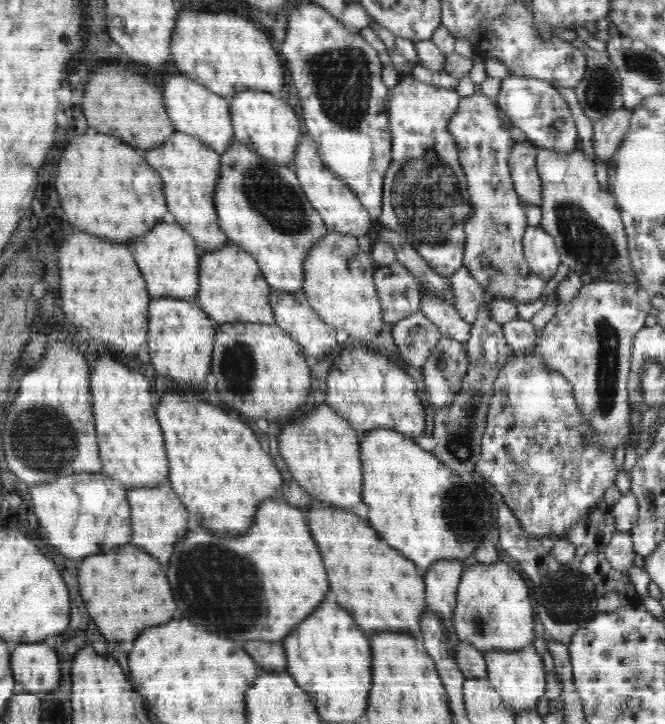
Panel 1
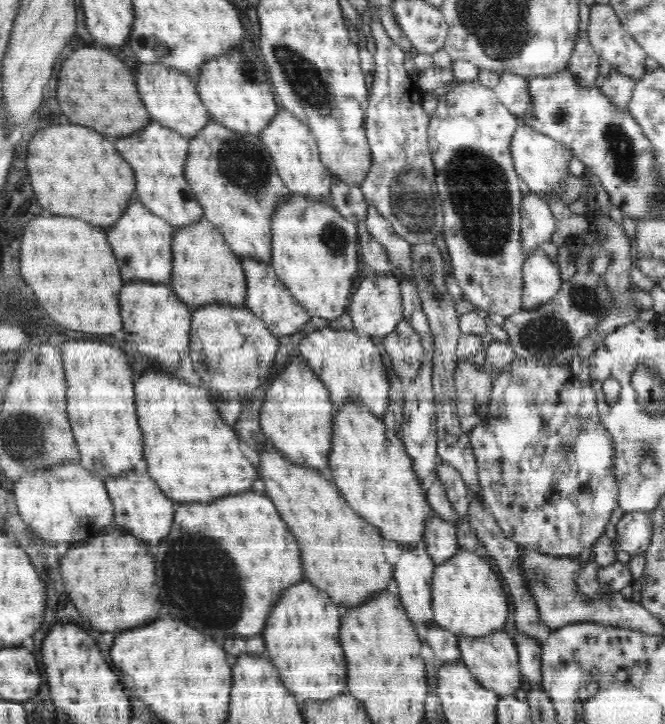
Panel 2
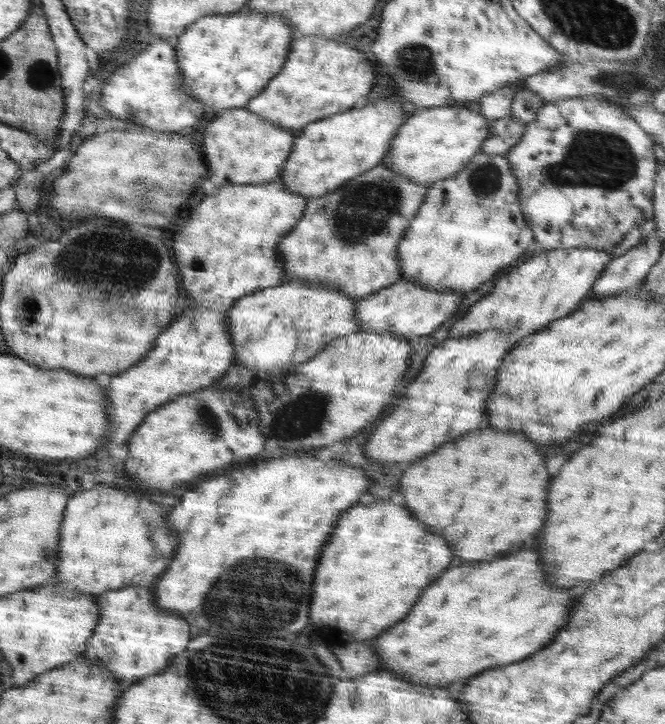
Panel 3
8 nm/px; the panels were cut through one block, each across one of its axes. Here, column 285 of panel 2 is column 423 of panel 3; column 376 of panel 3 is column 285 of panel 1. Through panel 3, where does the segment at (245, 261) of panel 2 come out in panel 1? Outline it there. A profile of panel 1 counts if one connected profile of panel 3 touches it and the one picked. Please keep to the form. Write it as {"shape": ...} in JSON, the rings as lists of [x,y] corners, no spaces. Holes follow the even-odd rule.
{"shape":[[[271,289],[268,304],[274,311],[275,324],[290,333],[292,338],[301,344],[303,350],[308,350],[312,356],[320,358],[328,353],[335,355],[335,352],[341,348],[340,343],[336,341],[336,328],[320,320],[307,302],[304,292]]]}

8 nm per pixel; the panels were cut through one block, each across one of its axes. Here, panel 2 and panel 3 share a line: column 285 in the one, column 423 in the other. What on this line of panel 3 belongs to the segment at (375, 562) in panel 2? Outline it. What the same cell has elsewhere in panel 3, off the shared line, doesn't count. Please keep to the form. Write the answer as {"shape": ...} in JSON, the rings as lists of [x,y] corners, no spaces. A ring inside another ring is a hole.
{"shape":[[[486,428],[480,432],[466,434],[456,442],[446,442],[435,452],[406,465],[399,484],[400,492],[404,494],[404,500],[416,514],[416,518],[426,522],[432,532],[450,538],[454,554],[460,554],[454,558],[452,566],[460,566],[462,562],[472,560],[496,558],[504,552],[516,550],[516,542],[520,548],[524,540],[534,538],[536,530],[541,530],[540,526],[548,518],[550,472],[546,468],[546,454],[536,444],[532,444],[524,436],[524,432],[508,434],[498,432],[494,428]]]}

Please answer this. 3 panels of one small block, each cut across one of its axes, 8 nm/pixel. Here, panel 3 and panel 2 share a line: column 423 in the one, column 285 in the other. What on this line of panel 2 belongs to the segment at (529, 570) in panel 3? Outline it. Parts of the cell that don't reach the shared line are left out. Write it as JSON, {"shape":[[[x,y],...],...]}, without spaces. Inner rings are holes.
{"shape":[[[300,582],[288,588],[284,598],[280,598],[280,602],[272,608],[272,616],[268,616],[262,638],[280,672],[286,670],[286,666],[290,668],[280,674],[281,682],[300,702],[330,700],[346,694],[346,660],[338,640],[338,630],[338,606],[310,582]]]}

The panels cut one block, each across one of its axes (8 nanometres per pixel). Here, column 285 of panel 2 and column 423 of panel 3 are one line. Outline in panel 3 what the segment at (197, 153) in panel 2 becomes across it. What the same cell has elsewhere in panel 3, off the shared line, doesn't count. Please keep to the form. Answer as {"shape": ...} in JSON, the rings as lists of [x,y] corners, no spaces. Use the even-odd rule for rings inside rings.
{"shape":[[[381,161],[337,190],[311,199],[302,219],[279,245],[286,279],[328,283],[356,300],[398,282],[402,279],[398,246],[429,188],[400,176]]]}

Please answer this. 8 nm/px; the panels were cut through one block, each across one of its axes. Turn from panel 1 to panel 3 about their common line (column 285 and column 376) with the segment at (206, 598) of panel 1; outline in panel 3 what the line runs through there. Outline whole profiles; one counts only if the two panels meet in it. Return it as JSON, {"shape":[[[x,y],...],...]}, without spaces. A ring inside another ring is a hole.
{"shape":[[[390,500],[374,501],[366,506],[354,506],[342,514],[330,546],[324,546],[320,564],[316,568],[314,598],[310,606],[310,624],[326,630],[336,628],[348,632],[354,640],[376,638],[392,624],[398,624],[412,610],[422,590],[428,588],[452,562],[452,548],[446,546],[442,536],[434,536],[404,504],[392,504]]]}

